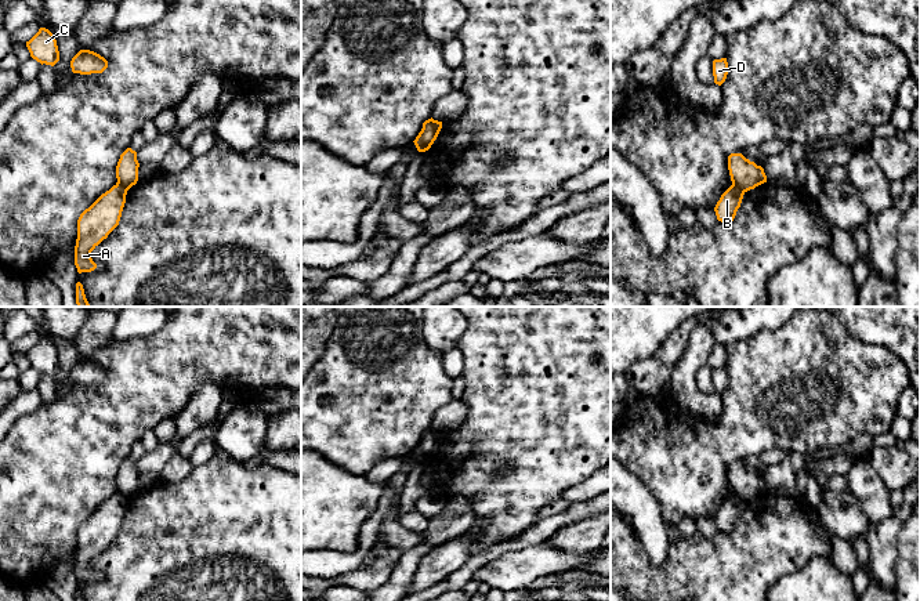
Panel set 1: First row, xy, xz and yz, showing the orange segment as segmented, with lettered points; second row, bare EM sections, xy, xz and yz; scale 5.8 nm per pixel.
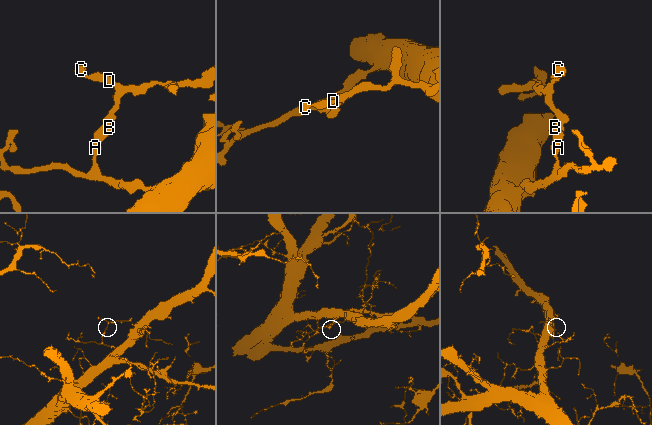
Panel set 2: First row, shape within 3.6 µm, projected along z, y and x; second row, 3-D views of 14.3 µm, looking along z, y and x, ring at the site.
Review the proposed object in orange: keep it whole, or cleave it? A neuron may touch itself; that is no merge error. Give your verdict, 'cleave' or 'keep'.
cleave

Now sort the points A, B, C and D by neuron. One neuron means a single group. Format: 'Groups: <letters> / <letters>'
Groups: A B / C D

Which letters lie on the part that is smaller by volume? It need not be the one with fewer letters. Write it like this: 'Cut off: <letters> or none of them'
Cut off: C, D

